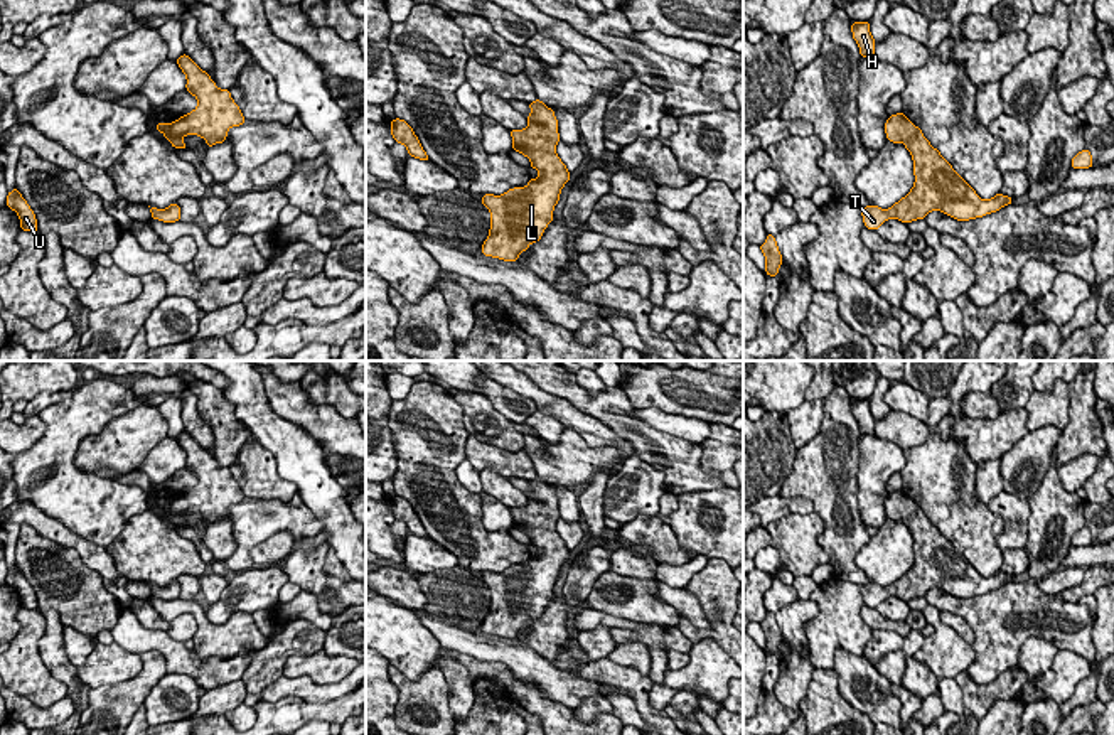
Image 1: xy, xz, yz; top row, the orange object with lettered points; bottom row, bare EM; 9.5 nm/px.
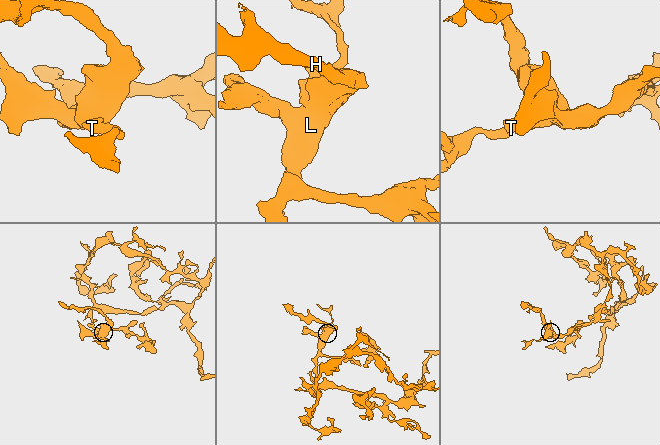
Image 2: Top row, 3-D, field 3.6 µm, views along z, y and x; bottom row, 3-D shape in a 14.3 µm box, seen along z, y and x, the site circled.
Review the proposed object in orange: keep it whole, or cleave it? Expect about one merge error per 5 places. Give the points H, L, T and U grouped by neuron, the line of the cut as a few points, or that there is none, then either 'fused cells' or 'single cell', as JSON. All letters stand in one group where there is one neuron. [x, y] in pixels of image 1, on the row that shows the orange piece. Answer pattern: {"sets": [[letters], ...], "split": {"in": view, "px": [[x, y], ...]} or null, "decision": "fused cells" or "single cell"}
{"sets": [["H", "L", "T", "U"]], "split": null, "decision": "single cell"}

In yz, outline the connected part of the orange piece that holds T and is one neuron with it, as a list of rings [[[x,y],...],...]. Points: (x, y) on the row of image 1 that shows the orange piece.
[[[903,113],[888,116],[885,133],[888,142],[902,142],[910,152],[915,182],[910,192],[888,209],[873,204],[861,207],[865,228],[876,231],[886,219],[908,224],[925,219],[930,211],[969,221],[1013,204],[1013,199],[1001,192],[988,201],[981,199]]]

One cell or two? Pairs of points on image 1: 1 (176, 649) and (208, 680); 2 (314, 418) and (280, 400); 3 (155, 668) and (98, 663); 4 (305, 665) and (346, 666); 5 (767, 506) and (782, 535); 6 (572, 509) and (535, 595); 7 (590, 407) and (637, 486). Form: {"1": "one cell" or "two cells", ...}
{"1": "one cell", "2": "one cell", "3": "two cells", "4": "one cell", "5": "two cells", "6": "two cells", "7": "two cells"}

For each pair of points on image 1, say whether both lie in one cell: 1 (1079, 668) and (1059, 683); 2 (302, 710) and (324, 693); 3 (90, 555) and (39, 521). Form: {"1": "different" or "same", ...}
{"1": "same", "2": "different", "3": "same"}

